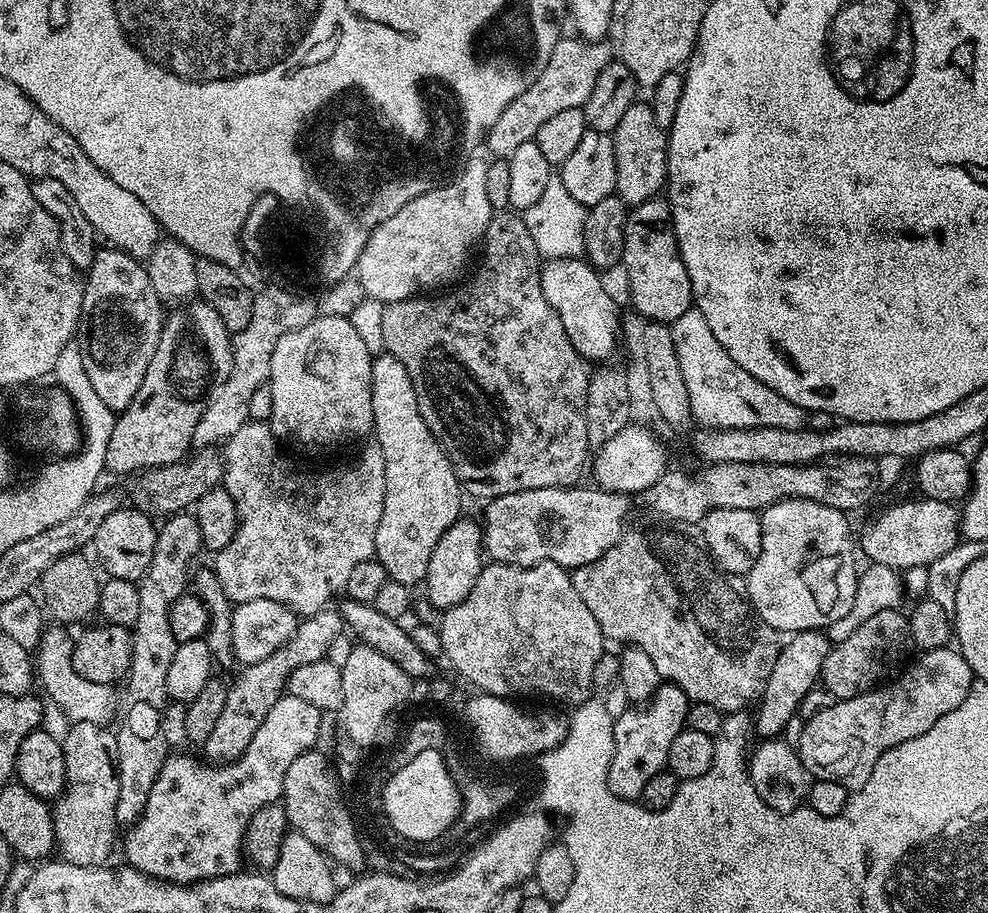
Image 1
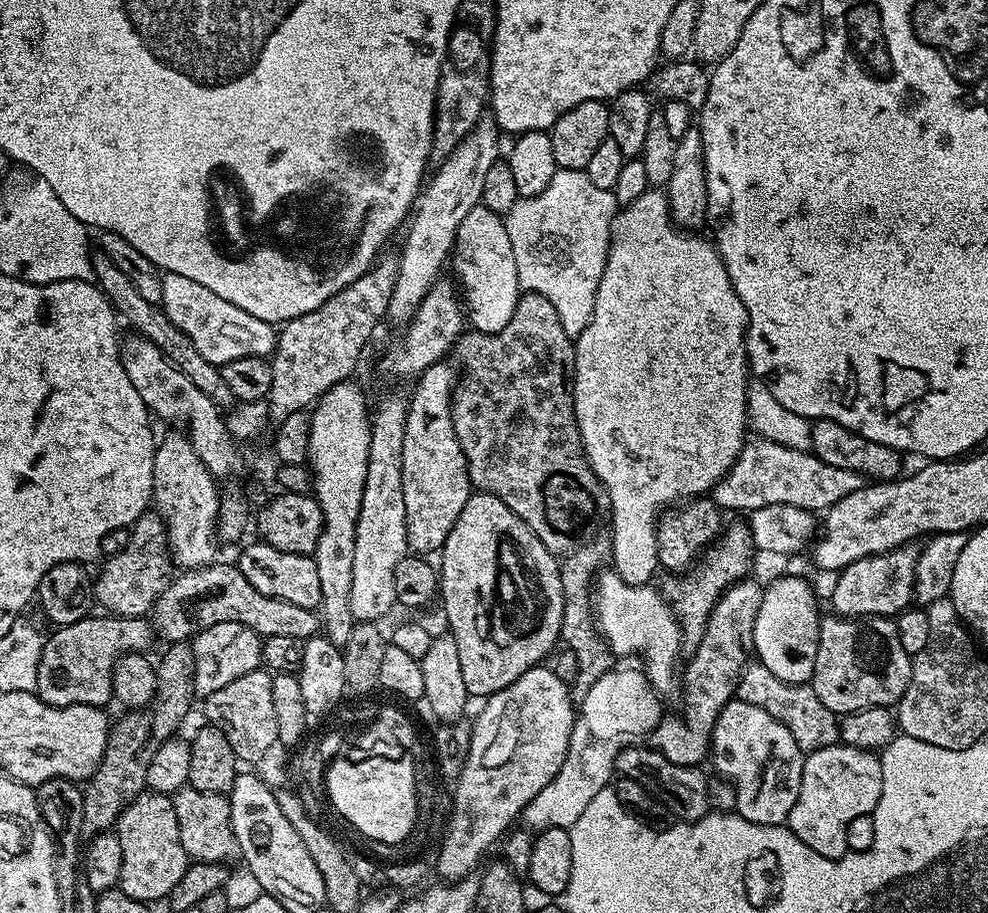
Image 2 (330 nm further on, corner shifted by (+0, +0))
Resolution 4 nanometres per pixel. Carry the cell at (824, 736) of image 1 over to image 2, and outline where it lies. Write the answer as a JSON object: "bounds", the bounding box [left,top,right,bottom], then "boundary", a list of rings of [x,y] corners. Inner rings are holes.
{"bounds":[786,742,882,860],"boundary":[[[839,742],[807,753],[802,766],[802,786],[798,786],[798,802],[794,802],[794,810],[790,810],[786,826],[810,850],[822,854],[822,858],[837,860],[850,850],[848,844],[848,827],[855,820],[871,817],[878,806],[878,798],[882,798],[882,766],[880,757],[875,751],[866,748],[855,748]]]}

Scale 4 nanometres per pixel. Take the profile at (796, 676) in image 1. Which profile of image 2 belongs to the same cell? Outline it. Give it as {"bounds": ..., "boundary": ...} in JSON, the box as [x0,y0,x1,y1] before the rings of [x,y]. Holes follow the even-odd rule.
{"bounds":[830,543,921,618],"boundary":[[[915,543],[905,544],[892,552],[867,556],[839,569],[837,585],[830,592],[831,611],[845,618],[887,616],[895,618],[913,603],[915,564],[921,549]]]}

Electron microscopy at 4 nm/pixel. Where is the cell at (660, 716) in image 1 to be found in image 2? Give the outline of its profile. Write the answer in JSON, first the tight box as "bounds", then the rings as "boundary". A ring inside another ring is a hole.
{"bounds":[648,578,764,767],"boundary":[[[745,578],[737,584],[731,584],[710,610],[702,640],[687,659],[686,670],[682,672],[681,690],[684,688],[680,717],[661,719],[648,739],[649,745],[670,761],[697,767],[703,759],[707,759],[718,714],[722,714],[729,700],[735,697],[736,684],[749,663],[754,618],[758,618],[758,606],[763,593],[764,588],[756,580]]]}

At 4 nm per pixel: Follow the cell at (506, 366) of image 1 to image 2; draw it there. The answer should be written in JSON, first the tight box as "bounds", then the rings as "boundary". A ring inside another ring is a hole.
{"bounds":[452,292,610,554],"boundary":[[[524,292],[514,310],[514,318],[510,318],[510,322],[506,322],[506,326],[502,326],[502,330],[498,330],[494,334],[475,330],[465,331],[456,341],[455,356],[457,360],[455,363],[462,375],[452,393],[452,421],[454,422],[454,434],[458,438],[458,446],[462,446],[462,454],[468,463],[468,481],[472,483],[476,492],[485,492],[506,502],[506,506],[510,506],[510,510],[514,510],[514,514],[518,514],[518,518],[522,518],[522,522],[526,522],[526,526],[530,526],[530,530],[534,530],[534,534],[538,534],[540,541],[549,550],[557,554],[573,552],[576,547],[585,543],[595,533],[592,531],[603,520],[605,523],[610,512],[610,505],[608,491],[588,465],[588,458],[584,454],[584,443],[578,430],[574,398],[572,397],[572,380],[576,376],[576,345],[573,337],[566,334],[566,330],[562,326],[562,318],[558,318],[558,310],[554,310],[554,306],[550,306],[550,302],[546,302],[546,298],[542,298],[542,294]]]}

